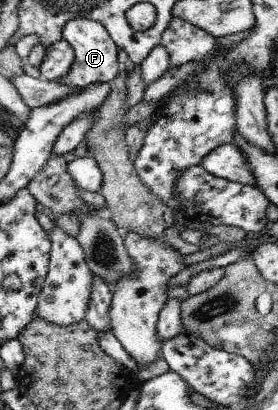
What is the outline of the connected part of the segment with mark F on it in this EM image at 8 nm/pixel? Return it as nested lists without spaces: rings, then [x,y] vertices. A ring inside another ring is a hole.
[[[75,17],[62,28],[61,39],[71,47],[74,61],[68,73],[62,79],[56,81],[57,83],[84,89],[95,83],[108,83],[115,78],[119,68],[117,49],[106,30],[98,22],[86,17]]]

